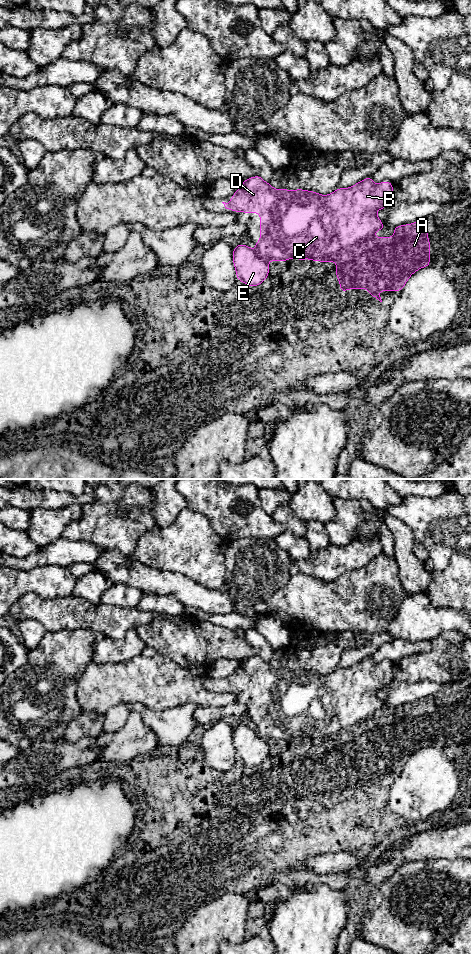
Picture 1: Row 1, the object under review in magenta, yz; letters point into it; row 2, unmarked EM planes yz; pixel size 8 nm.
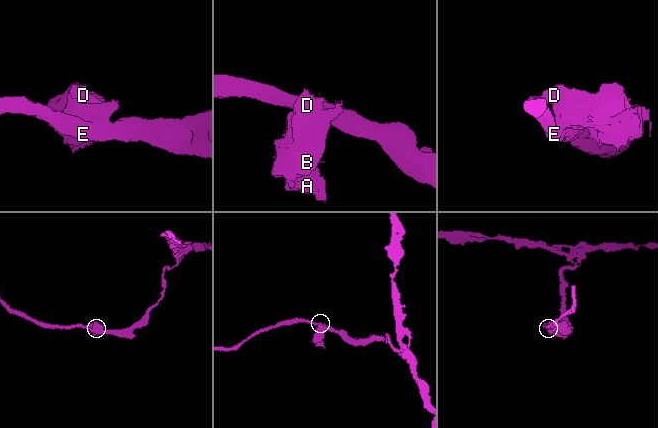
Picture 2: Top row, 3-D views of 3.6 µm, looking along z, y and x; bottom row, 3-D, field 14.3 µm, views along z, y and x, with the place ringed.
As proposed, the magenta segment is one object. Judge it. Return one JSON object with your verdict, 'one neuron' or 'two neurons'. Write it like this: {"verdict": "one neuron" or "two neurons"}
{"verdict": "two neurons"}

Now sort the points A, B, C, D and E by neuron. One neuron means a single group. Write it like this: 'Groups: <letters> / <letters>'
Groups: A B C D / E

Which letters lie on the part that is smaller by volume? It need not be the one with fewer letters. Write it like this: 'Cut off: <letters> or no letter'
Cut off: A, B, C, D

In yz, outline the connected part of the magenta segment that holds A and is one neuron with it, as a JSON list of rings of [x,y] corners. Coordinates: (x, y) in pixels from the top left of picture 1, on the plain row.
[[[260,655],[250,657],[243,661],[241,667],[232,675],[230,682],[222,682],[226,689],[237,693],[260,694],[260,720],[255,722],[256,733],[266,742],[289,741],[297,738],[299,741],[336,742],[336,758],[339,760],[340,771],[349,769],[366,769],[371,777],[382,782],[380,771],[401,772],[406,762],[421,748],[430,746],[430,720],[428,718],[428,699],[399,705],[394,710],[392,717],[374,717],[376,711],[384,708],[376,692],[384,689],[387,681],[393,680],[393,664],[383,661],[375,664],[372,657],[348,668],[338,668],[328,675],[321,675],[310,670],[275,669],[269,662],[264,661]]]

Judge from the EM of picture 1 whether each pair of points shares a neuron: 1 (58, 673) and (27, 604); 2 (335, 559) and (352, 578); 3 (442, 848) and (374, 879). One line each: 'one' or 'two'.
1: two
2: two
3: one

